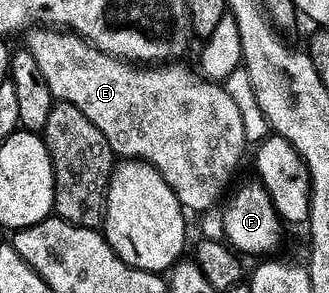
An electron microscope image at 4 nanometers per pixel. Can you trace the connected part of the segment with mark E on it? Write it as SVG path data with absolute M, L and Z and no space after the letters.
M53 27L34 28L28 37L29 53L35 55L35 63L39 63L39 71L43 71L43 79L47 79L47 87L53 92L54 98L58 102L74 104L83 111L103 131L118 158L145 161L155 167L155 171L163 175L167 187L175 191L182 210L190 214L205 215L216 210L213 208L217 204L222 204L223 198L230 192L229 184L232 183L233 176L245 157L245 147L247 148L243 115L224 84L208 81L196 72L193 74L185 63L142 67L121 61L118 57L100 53L88 41L82 41L68 31L58 31Z

